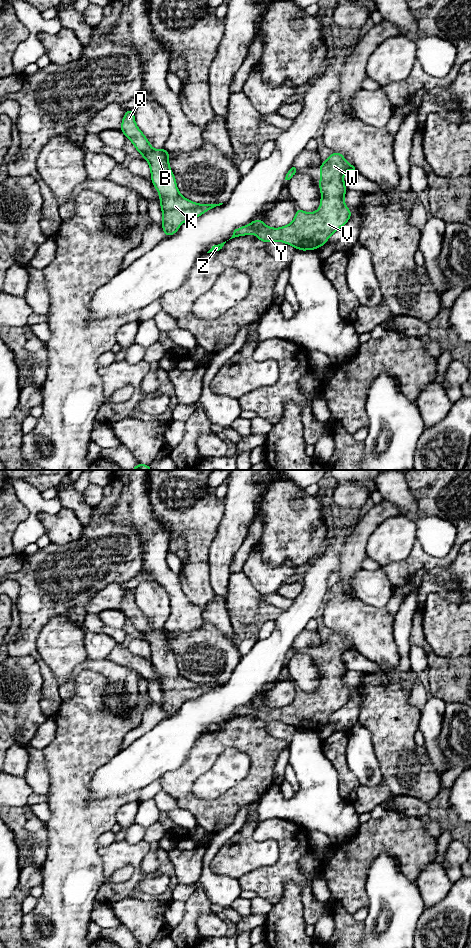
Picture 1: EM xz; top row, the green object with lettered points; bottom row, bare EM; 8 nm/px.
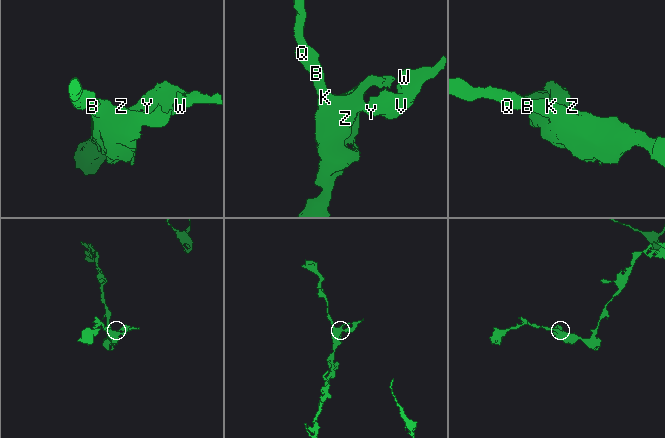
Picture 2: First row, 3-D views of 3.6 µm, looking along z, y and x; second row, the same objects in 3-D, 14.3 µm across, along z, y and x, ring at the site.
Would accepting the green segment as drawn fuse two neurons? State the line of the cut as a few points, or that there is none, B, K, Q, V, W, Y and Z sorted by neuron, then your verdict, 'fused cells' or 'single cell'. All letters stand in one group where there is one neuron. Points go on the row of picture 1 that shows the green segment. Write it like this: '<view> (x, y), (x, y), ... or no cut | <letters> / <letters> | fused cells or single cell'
no cut | B K Q V W Y Z | single cell

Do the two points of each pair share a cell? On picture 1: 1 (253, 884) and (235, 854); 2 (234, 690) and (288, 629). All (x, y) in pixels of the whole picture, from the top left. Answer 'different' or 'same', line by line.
1: different
2: same

